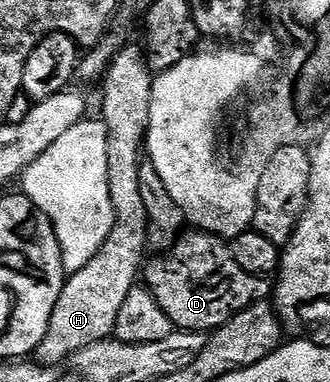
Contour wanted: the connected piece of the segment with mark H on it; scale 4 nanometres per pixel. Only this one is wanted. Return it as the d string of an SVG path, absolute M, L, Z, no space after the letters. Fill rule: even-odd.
M130 42L121 49L103 77L105 98L101 102L101 112L105 115L105 135L109 138L107 172L113 207L111 234L107 234L107 242L103 242L99 254L95 254L83 270L72 273L66 279L59 302L55 302L55 310L51 310L47 334L43 334L43 342L39 342L37 347L36 363L58 366L79 354L79 350L110 339L123 301L133 288L138 287L139 277L147 263L145 252L149 248L147 205L143 203L139 186L139 170L151 136L149 123L154 79L146 49L142 45L140 48L136 42Z

